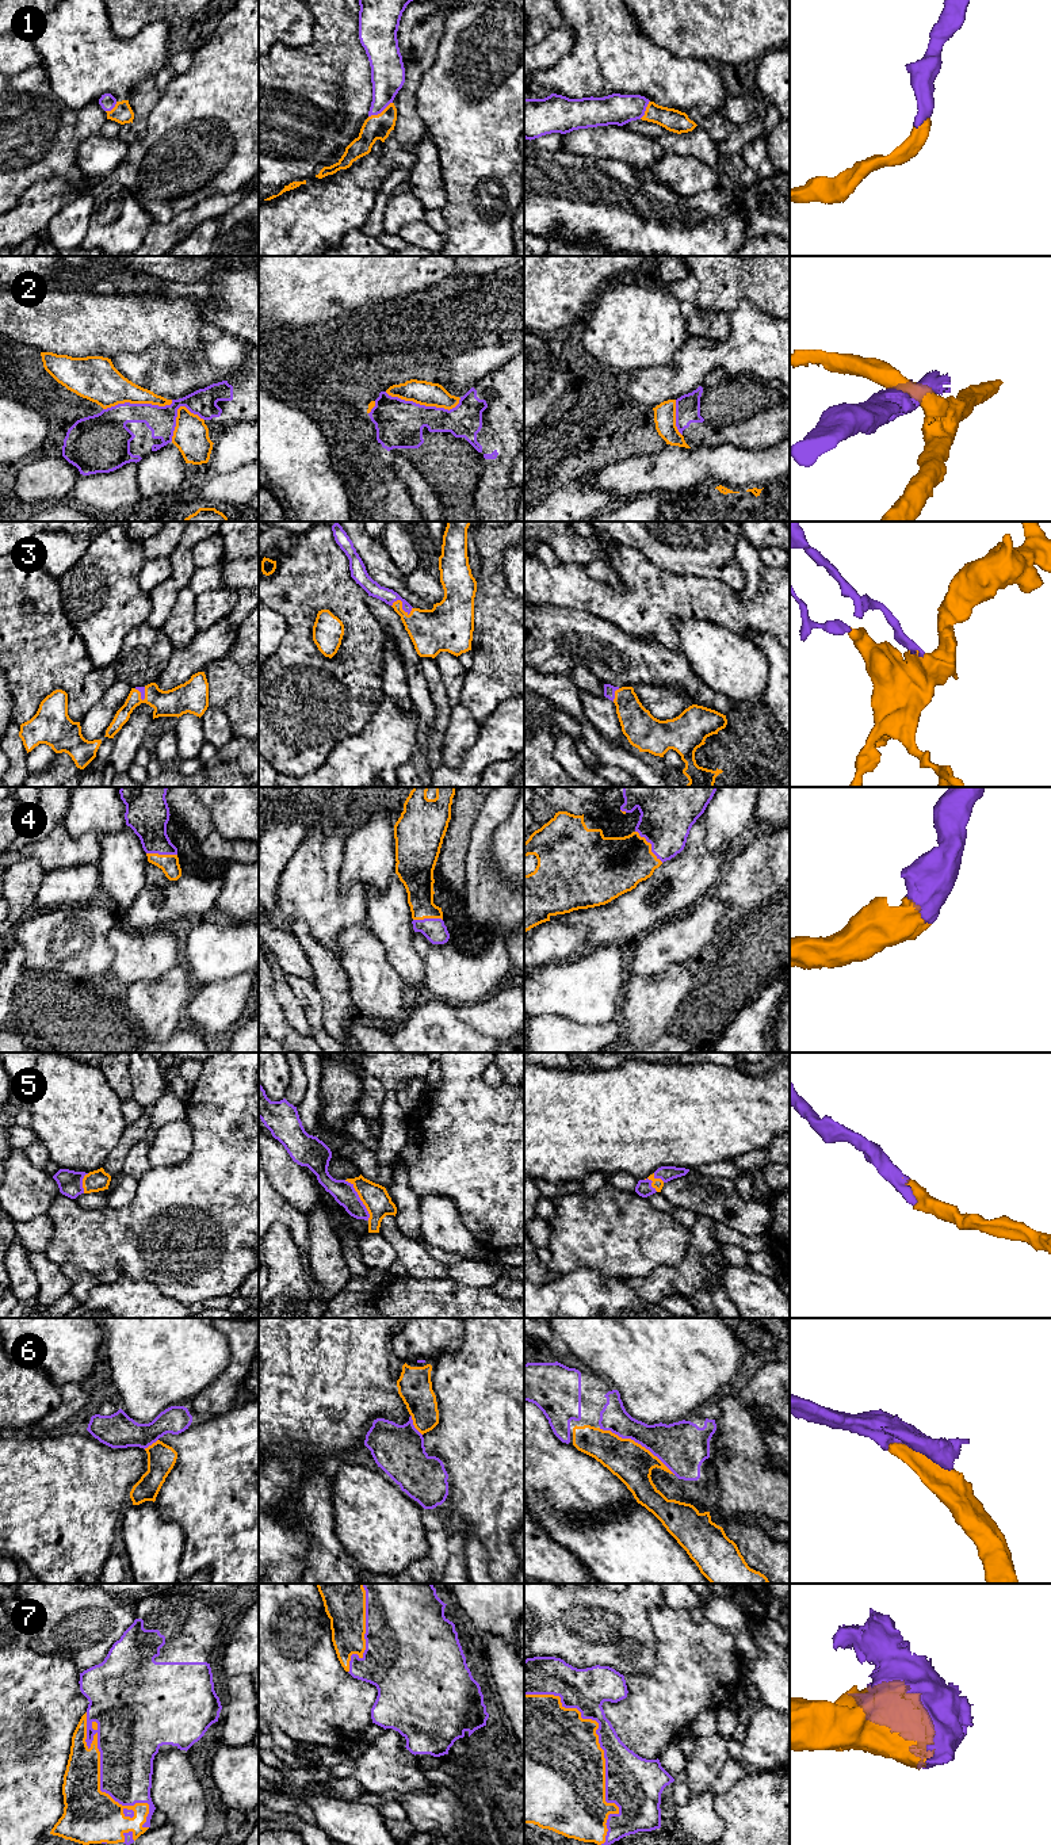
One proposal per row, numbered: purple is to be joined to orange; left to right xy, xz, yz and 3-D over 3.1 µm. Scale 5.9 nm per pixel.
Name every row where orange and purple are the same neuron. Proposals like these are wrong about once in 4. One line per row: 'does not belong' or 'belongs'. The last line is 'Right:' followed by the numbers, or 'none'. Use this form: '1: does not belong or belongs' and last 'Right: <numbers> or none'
1: belongs
2: does not belong
3: belongs
4: belongs
5: belongs
6: belongs
7: belongs
Right: 1, 3, 4, 5, 6, 7

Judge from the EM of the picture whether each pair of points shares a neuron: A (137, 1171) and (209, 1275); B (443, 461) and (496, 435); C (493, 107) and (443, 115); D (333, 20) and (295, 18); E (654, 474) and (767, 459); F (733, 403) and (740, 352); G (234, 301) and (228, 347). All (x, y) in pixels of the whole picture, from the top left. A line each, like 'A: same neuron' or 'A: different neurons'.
A: different neurons
B: same neuron
C: same neuron
D: different neurons
E: same neuron
F: different neurons
G: different neurons

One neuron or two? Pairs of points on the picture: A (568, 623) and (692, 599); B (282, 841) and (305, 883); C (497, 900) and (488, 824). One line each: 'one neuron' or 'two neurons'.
A: two neurons
B: two neurons
C: one neuron

